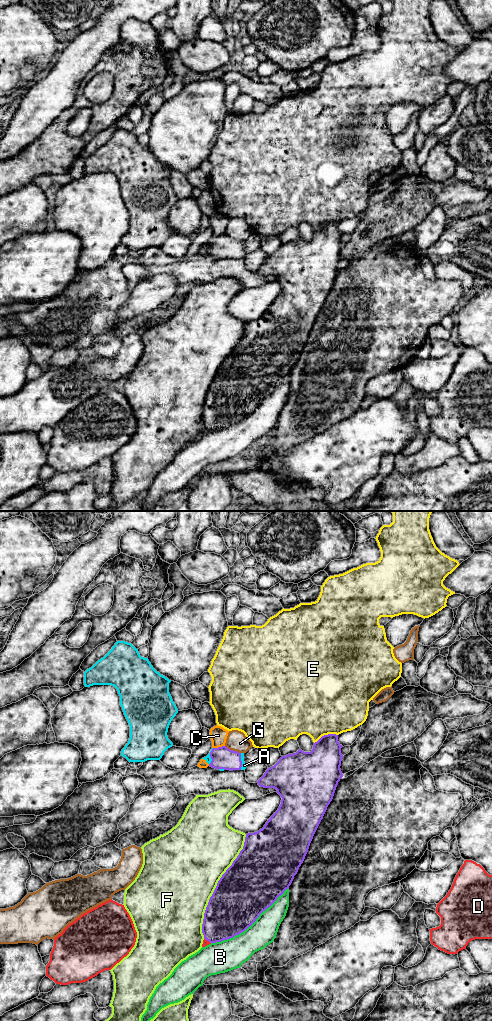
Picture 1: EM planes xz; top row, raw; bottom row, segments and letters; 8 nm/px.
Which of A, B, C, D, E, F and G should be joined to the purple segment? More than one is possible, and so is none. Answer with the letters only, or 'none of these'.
A

